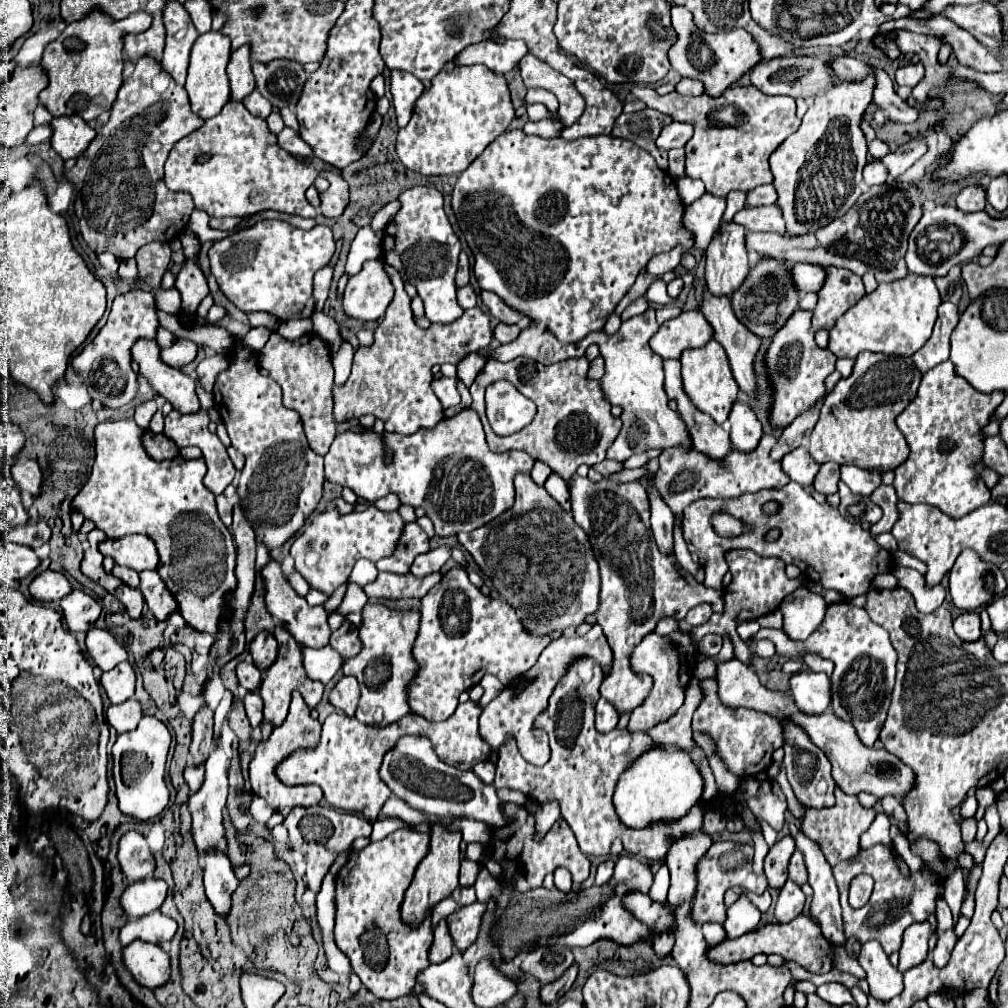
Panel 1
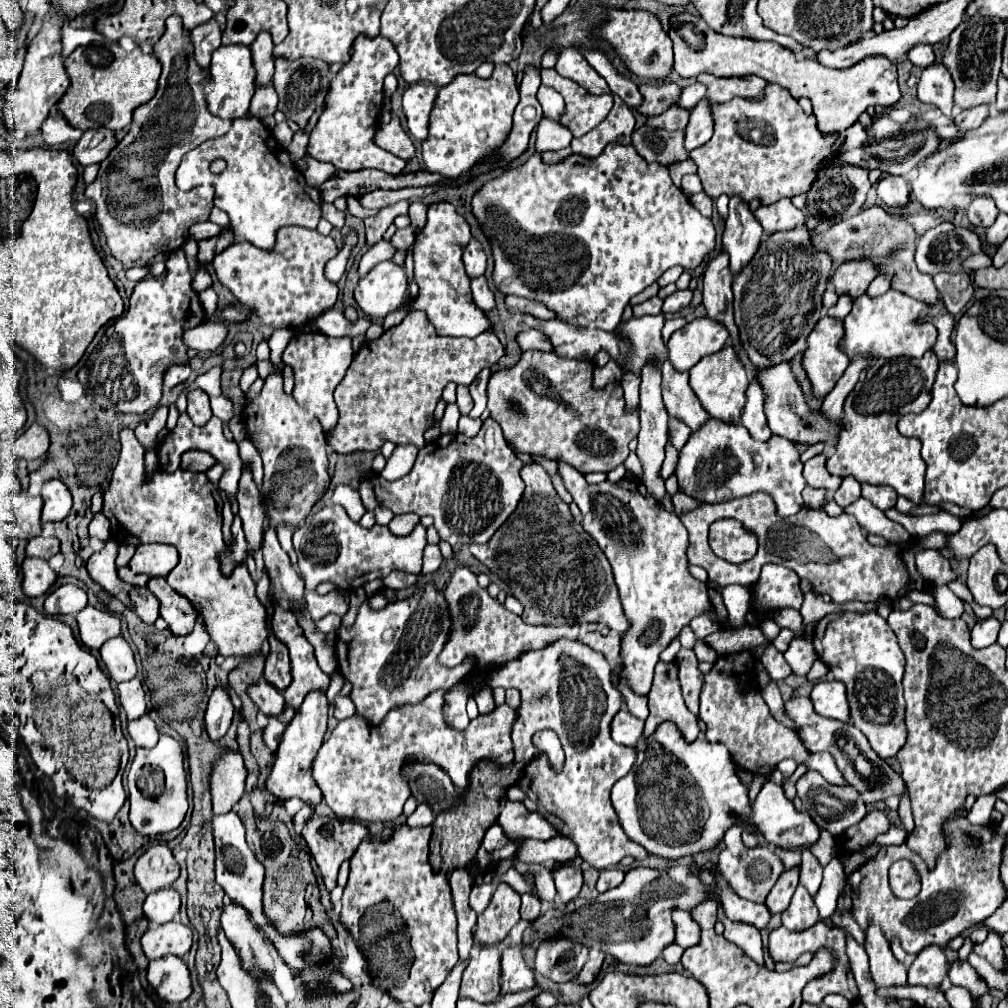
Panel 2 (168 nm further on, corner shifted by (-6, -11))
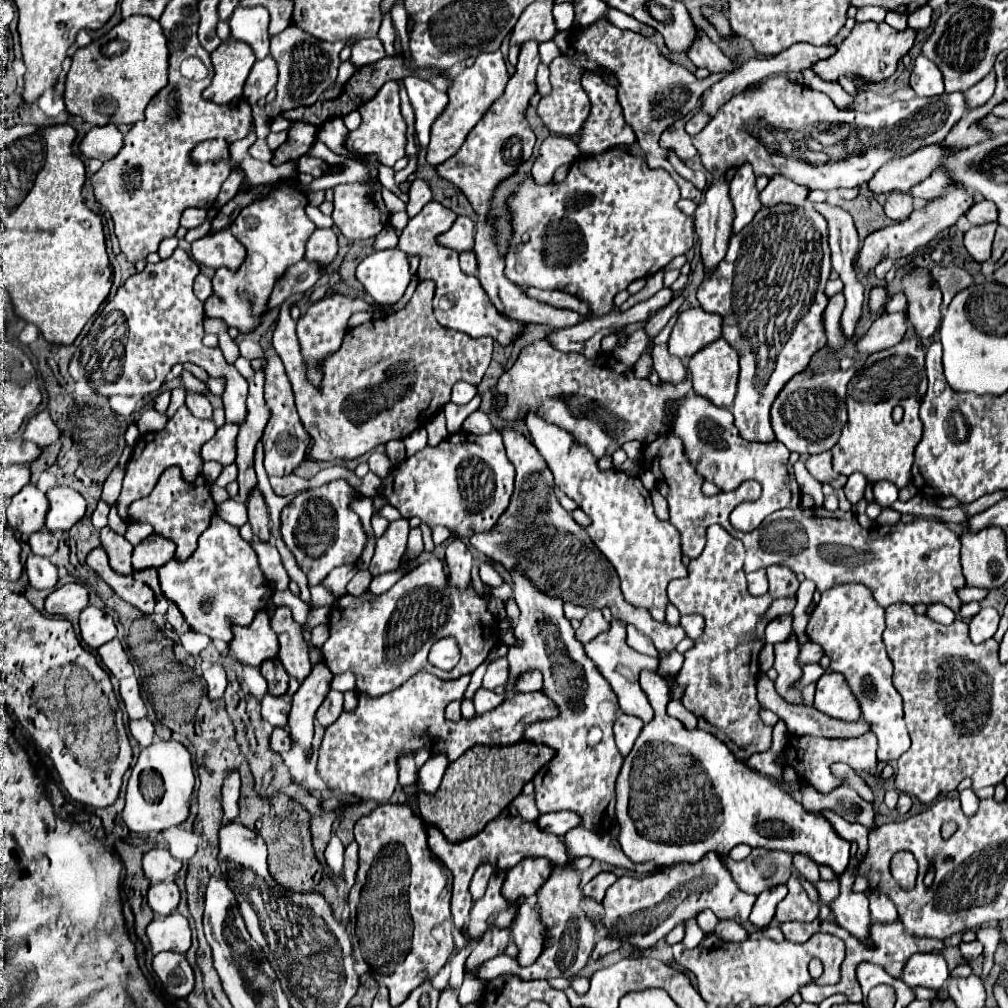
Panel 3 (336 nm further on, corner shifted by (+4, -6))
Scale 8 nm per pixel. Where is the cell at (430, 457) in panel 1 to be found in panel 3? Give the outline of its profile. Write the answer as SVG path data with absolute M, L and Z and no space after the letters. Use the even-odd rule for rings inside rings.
M496 429L486 435L470 435L466 431L448 435L436 447L428 445L422 451L414 453L412 457L394 465L394 469L390 471L388 477L390 477L392 493L384 487L384 479L382 479L382 487L380 487L388 505L394 505L400 511L400 515L406 519L416 515L428 527L442 525L442 527L450 529L450 533L454 537L460 537L460 539L466 539L474 533L490 531L494 527L494 523L498 521L498 517L508 507L508 501L510 501L510 495L514 489L514 467L506 459L502 435Z

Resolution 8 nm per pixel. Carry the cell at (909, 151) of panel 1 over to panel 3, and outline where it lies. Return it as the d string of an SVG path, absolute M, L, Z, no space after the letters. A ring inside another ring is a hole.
M994 71L988 73L982 81L978 81L974 87L970 87L970 89L964 93L966 109L980 107L982 103L986 103L986 101L990 99L992 93L994 93Z

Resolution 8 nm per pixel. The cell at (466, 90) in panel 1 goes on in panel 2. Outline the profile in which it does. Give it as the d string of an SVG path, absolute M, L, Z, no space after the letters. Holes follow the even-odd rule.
M496 64L490 78L478 78L476 74L460 74L448 86L440 88L436 108L430 116L430 136L422 142L422 160L426 170L444 174L448 178L458 178L468 172L482 156L496 150L512 128L512 114L520 102L520 92L516 84L516 74L508 64Z

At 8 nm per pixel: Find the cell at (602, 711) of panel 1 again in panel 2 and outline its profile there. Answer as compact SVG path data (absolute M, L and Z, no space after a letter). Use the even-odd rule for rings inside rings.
M620 710L612 720L612 738L622 746L636 748L644 734L644 720L634 718L628 710Z

